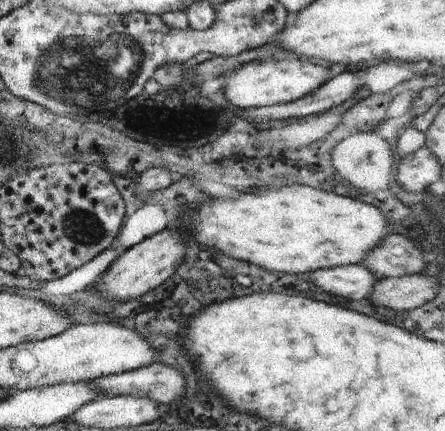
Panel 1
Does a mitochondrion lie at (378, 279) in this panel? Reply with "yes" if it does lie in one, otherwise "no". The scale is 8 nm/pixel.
no

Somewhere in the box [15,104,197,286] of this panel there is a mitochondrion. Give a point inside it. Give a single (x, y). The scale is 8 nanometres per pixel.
(89, 235)

